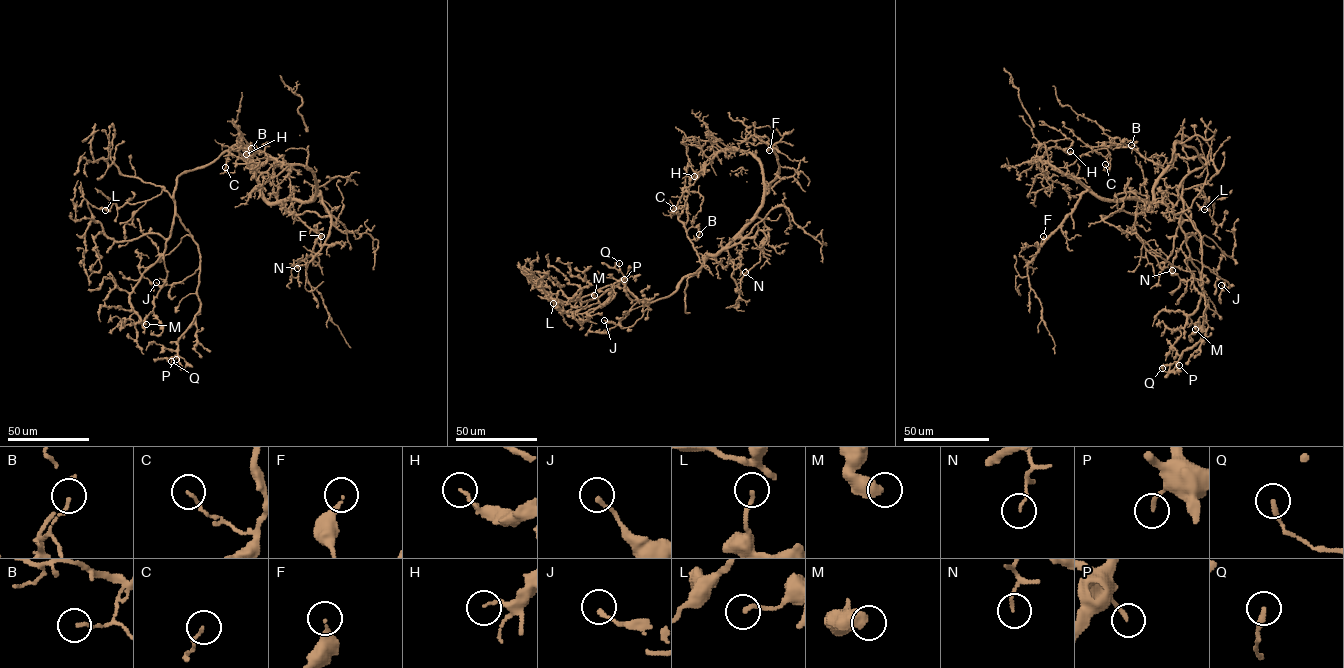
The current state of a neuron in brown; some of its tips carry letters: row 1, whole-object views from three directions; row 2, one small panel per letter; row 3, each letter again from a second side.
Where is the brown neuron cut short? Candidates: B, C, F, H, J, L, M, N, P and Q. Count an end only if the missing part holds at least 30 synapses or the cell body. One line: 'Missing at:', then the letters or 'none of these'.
Missing at: none of these

